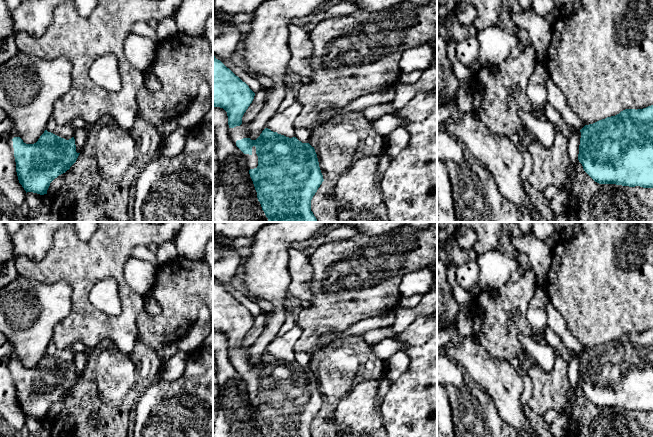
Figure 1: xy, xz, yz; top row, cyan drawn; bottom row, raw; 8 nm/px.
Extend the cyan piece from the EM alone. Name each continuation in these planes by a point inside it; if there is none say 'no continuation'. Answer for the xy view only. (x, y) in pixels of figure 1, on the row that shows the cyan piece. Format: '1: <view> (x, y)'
1: xy (14, 134)

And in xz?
1: xz (252, 160)

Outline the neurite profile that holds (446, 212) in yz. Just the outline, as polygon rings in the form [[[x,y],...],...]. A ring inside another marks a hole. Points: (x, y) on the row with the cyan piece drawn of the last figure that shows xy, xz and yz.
[[[437,160],[437,222],[457,222],[446,162]]]

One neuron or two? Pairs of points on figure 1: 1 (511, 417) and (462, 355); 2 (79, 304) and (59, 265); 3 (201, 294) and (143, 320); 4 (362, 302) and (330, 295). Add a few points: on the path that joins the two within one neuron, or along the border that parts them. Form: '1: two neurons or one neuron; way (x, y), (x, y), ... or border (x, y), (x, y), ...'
1: one neuron; way (508, 401), (507, 396), (478, 367)
2: one neuron; way (79, 294), (79, 285), (69, 275)
3: one neuron; way (187, 301), (166, 322), (157, 322)
4: one neuron; way (354, 295), (338, 295)

